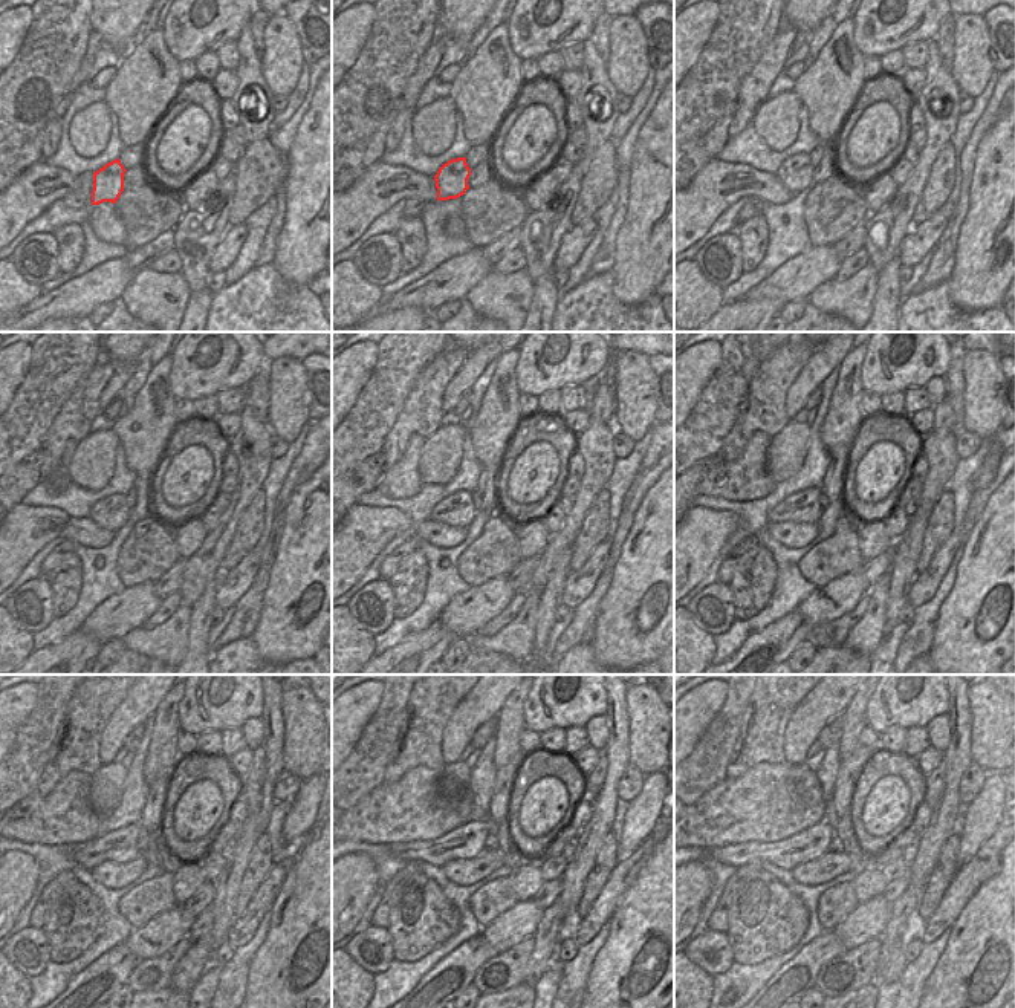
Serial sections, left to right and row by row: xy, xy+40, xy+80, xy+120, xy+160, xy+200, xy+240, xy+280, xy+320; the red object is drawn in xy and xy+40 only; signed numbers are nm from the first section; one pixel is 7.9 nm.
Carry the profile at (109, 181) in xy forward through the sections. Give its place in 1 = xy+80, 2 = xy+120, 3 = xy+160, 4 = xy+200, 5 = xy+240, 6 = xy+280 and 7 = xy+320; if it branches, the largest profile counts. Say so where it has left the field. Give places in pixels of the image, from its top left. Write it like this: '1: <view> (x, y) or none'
1: xy+80 (797, 173)
2: xy+120 (110, 513)
3: xy+160 (457, 510)
4: xy+200 (803, 507)
5: xy+240 (119, 846)
6: xy+280 (466, 842)
7: xy+320 (809, 845)

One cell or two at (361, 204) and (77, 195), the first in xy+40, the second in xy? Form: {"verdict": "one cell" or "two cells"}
{"verdict": "two cells"}

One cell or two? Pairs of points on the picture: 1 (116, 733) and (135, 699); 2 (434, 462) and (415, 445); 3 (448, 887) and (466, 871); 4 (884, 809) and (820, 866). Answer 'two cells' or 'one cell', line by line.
1: one cell
2: two cells
3: two cells
4: two cells

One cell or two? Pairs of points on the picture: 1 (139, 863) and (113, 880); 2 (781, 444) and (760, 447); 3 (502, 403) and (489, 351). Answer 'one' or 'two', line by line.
1: one
2: two
3: two

